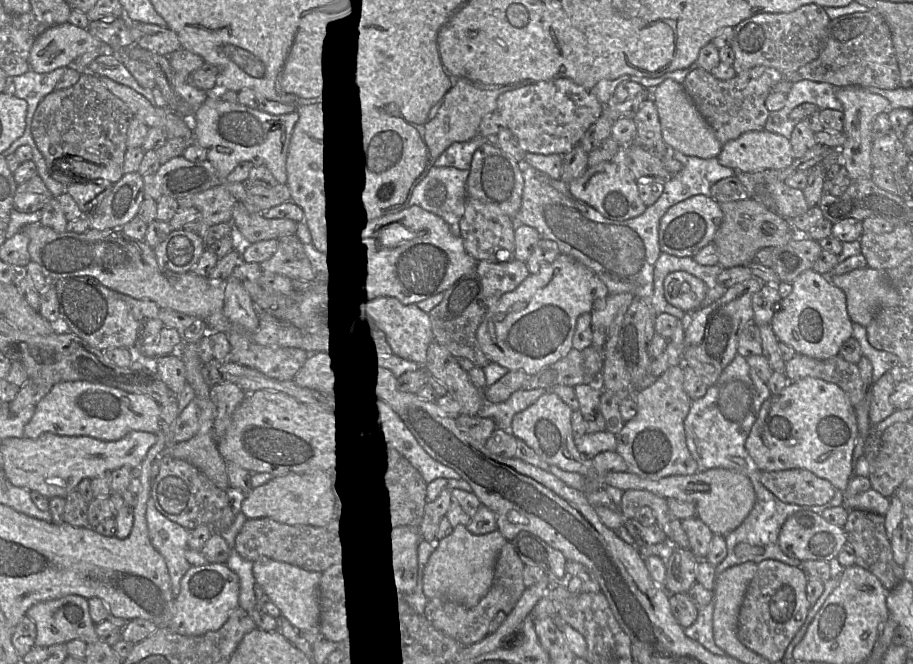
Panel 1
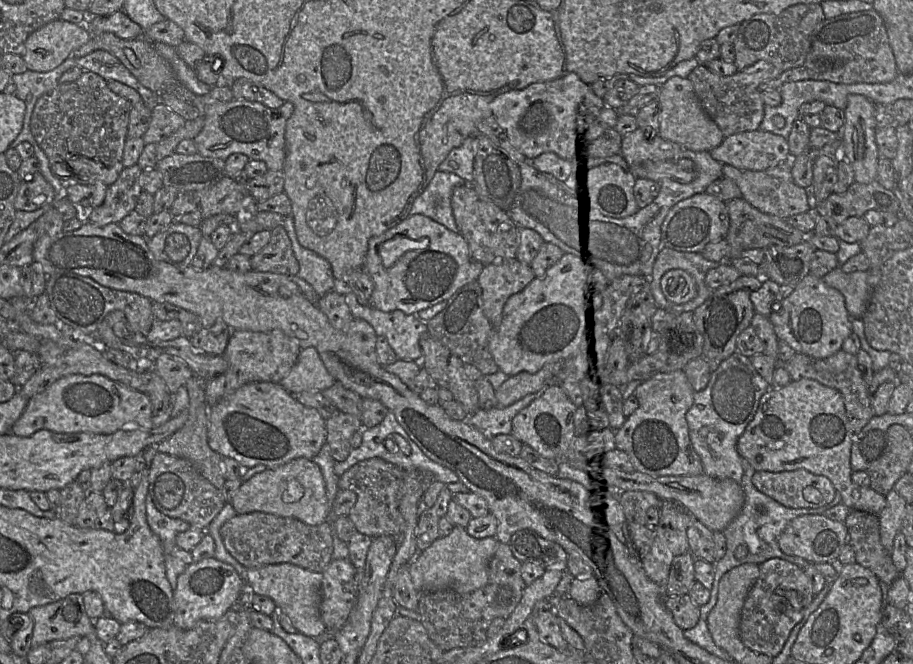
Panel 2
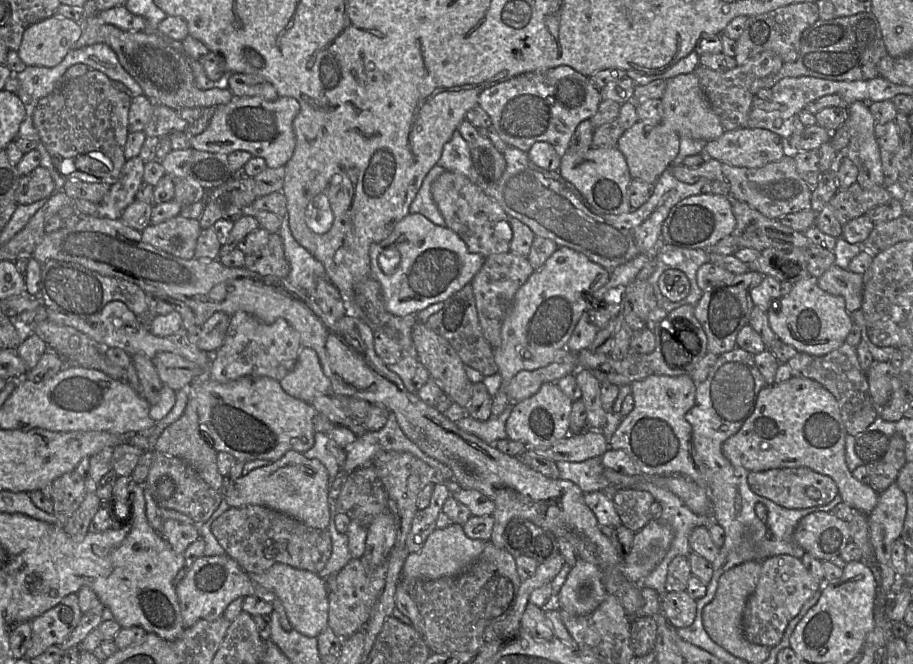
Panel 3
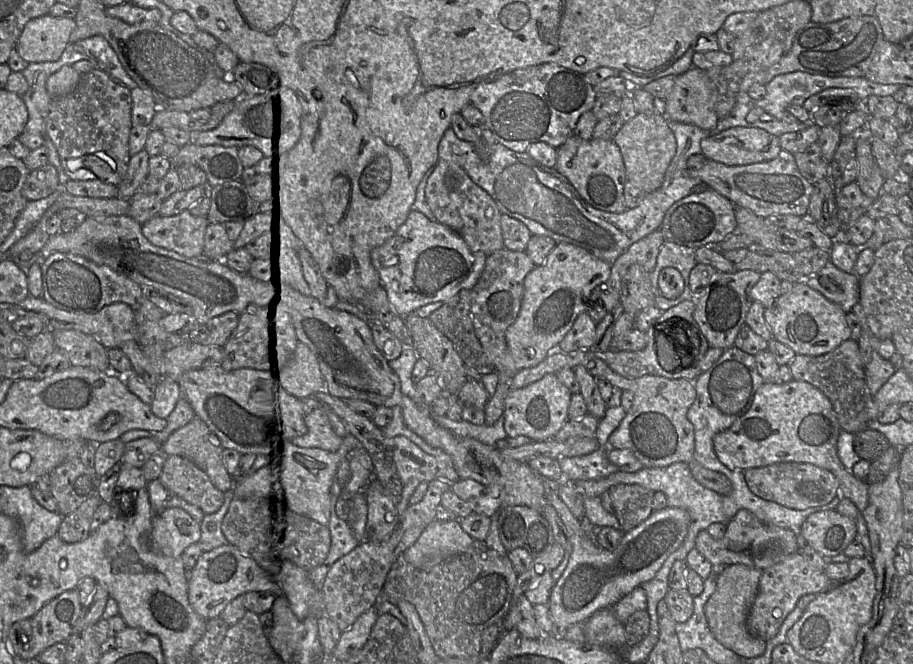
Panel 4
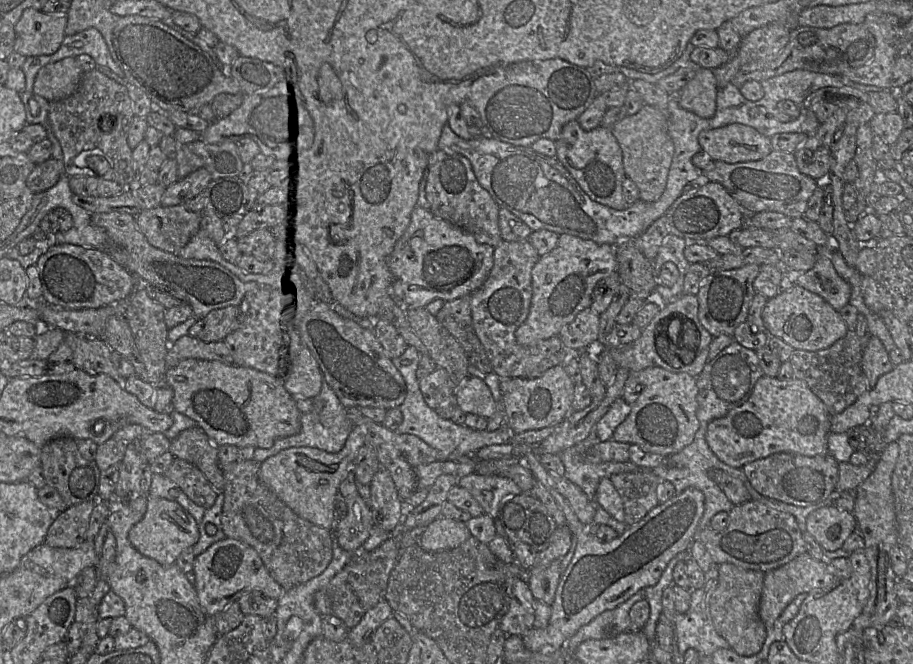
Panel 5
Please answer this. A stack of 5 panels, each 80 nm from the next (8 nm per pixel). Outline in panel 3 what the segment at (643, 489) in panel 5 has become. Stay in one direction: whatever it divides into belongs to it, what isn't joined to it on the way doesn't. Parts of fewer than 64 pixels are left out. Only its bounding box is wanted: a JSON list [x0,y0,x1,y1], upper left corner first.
[611,488,655,532]

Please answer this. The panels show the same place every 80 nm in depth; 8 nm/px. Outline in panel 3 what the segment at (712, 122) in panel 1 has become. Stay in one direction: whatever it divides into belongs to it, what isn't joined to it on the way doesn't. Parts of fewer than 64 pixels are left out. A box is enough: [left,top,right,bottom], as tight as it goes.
[693,51,783,131]

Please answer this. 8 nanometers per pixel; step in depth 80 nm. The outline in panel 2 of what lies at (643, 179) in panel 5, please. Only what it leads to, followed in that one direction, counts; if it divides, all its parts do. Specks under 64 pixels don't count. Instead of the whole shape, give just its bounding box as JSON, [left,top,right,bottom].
[621,127,682,167]

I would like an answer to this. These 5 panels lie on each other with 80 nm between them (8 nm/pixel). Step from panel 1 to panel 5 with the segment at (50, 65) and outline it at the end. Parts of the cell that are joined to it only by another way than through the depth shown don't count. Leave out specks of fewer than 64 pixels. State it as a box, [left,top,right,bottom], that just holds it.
[14,8,67,57]

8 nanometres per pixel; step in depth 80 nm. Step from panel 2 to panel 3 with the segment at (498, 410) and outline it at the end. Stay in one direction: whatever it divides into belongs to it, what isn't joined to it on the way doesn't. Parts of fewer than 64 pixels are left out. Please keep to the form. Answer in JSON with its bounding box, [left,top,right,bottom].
[456,404,513,445]

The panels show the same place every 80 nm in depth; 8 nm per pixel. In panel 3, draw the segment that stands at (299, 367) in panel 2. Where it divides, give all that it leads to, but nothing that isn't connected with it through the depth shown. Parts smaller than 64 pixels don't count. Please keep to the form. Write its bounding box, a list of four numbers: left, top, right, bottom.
[280,346,332,402]

